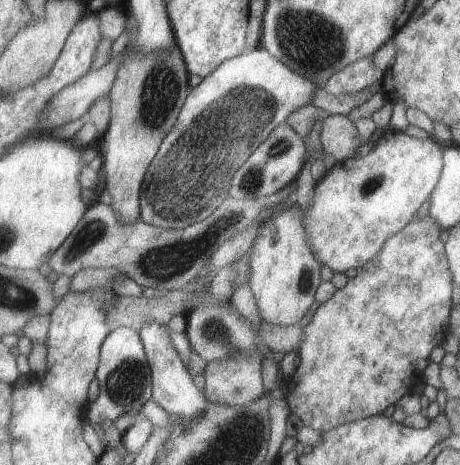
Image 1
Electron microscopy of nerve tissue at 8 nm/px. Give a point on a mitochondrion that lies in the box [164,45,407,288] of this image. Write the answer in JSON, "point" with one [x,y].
{"point":[250,180]}

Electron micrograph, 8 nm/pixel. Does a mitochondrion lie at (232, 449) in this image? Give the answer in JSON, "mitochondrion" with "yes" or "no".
{"mitochondrion":"yes"}

